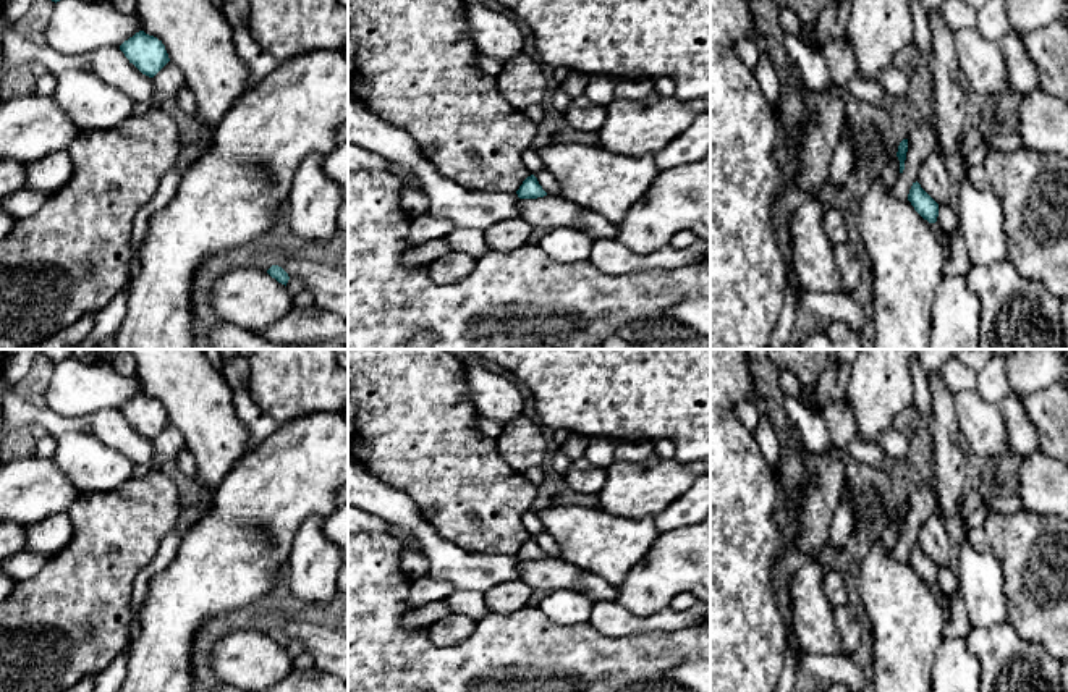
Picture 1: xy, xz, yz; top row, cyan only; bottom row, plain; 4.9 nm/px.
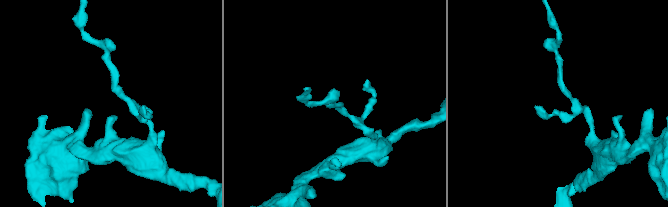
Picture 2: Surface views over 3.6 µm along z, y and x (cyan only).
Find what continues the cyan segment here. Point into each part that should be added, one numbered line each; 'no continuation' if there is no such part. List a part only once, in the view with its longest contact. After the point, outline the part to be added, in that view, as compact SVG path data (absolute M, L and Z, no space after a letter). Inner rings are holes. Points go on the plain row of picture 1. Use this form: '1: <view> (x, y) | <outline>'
no continuation

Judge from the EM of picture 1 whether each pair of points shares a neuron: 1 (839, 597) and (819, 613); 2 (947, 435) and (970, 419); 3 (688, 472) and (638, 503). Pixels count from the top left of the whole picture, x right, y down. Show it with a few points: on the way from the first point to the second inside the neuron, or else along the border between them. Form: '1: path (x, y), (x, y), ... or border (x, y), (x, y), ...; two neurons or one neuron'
1: border (826, 568), (824, 594), (835, 608); two neurons
2: border (953, 395), (955, 421), (962, 434); two neurons
3: path (675, 477), (661, 481), (651, 490); one neuron

